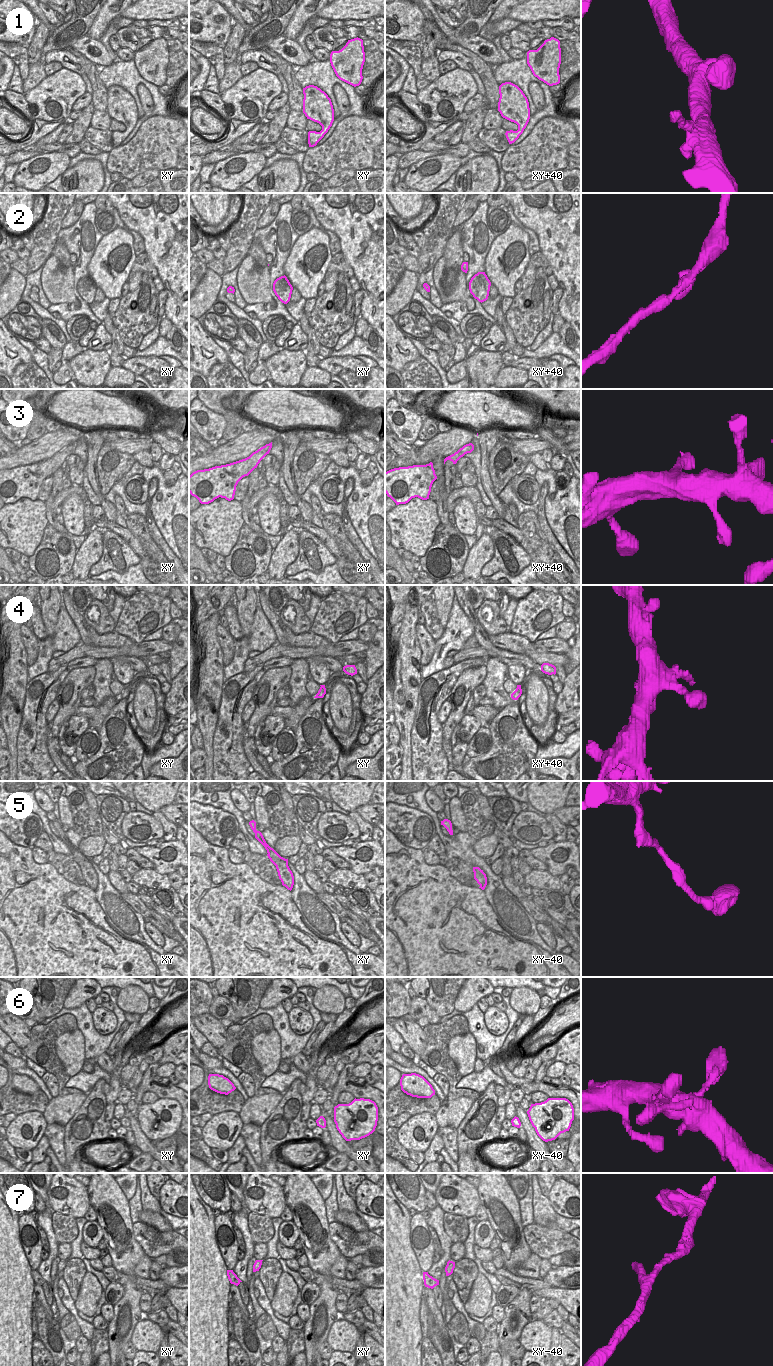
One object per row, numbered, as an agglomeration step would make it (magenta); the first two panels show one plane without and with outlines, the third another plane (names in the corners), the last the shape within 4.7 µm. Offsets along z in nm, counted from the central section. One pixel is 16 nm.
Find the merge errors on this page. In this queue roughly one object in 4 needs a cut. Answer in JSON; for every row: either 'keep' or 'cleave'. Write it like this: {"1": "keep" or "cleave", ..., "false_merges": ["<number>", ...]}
{"1": "keep", "2": "keep", "3": "keep", "4": "keep", "5": "cleave", "6": "keep", "7": "keep", "false_merges": ["5"]}

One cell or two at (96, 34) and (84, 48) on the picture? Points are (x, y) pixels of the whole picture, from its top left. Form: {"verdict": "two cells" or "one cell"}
{"verdict": "two cells"}

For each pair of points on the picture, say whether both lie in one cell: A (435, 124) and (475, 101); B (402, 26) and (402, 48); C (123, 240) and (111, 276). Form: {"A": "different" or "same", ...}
{"A": "different", "B": "different", "C": "same"}

